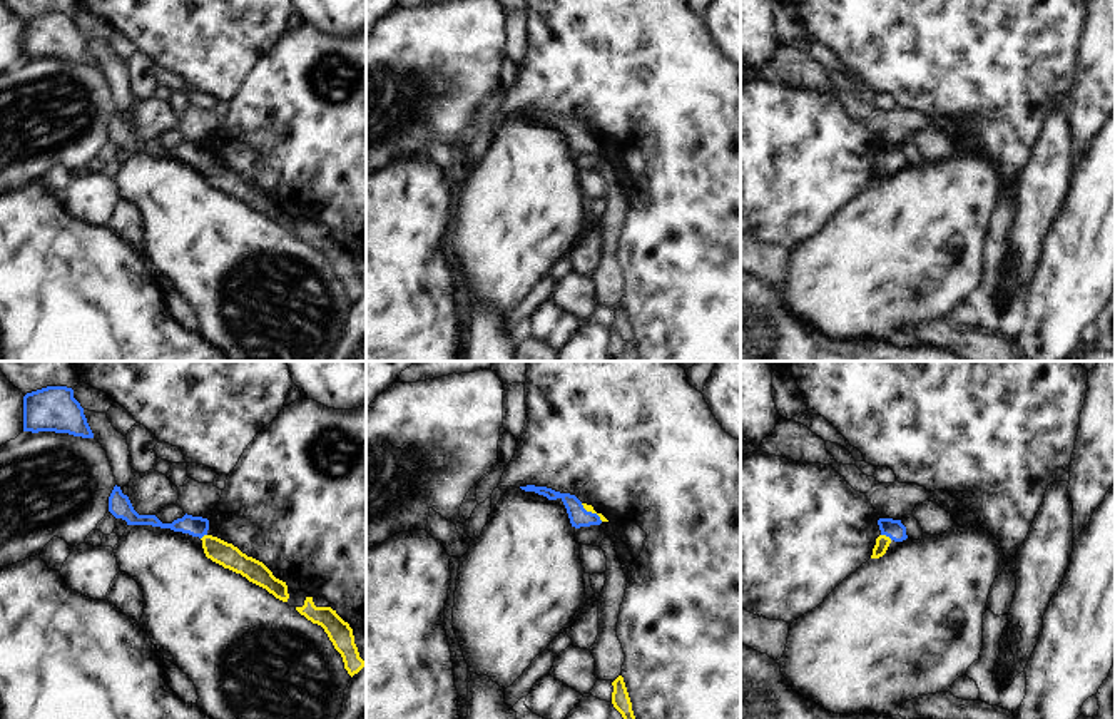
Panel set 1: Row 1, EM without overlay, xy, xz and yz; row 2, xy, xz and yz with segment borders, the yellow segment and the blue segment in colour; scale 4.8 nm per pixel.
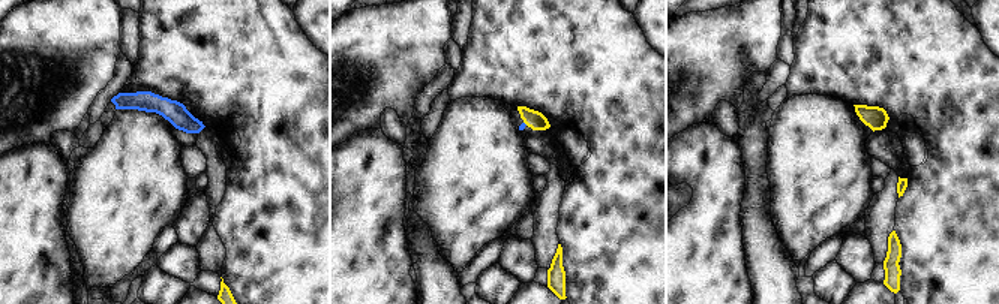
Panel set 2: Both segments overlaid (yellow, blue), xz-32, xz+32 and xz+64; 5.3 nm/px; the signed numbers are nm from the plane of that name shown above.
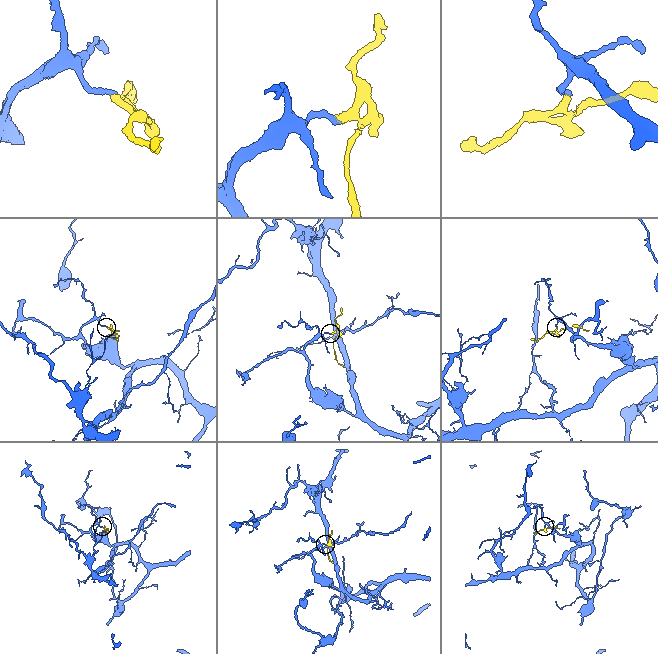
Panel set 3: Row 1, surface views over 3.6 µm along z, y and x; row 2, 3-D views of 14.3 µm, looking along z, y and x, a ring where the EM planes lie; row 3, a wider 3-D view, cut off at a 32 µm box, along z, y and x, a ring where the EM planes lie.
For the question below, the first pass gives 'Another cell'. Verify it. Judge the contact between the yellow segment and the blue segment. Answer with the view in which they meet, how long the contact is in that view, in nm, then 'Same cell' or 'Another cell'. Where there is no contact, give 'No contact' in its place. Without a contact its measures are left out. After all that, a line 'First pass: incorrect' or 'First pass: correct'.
Touches yellow in yz. Shared border 60 nm. Same cell
First pass: incorrect

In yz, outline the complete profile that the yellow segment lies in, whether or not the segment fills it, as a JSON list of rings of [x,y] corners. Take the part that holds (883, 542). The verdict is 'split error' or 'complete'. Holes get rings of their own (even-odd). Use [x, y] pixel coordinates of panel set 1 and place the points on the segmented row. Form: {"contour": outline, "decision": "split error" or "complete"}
{"contour": [[[879,518],[878,525],[879,525],[881,535],[876,538],[876,545],[873,548],[871,558],[883,557],[893,540],[903,542],[908,538],[906,527],[901,523],[901,520]]], "decision": "split error"}

